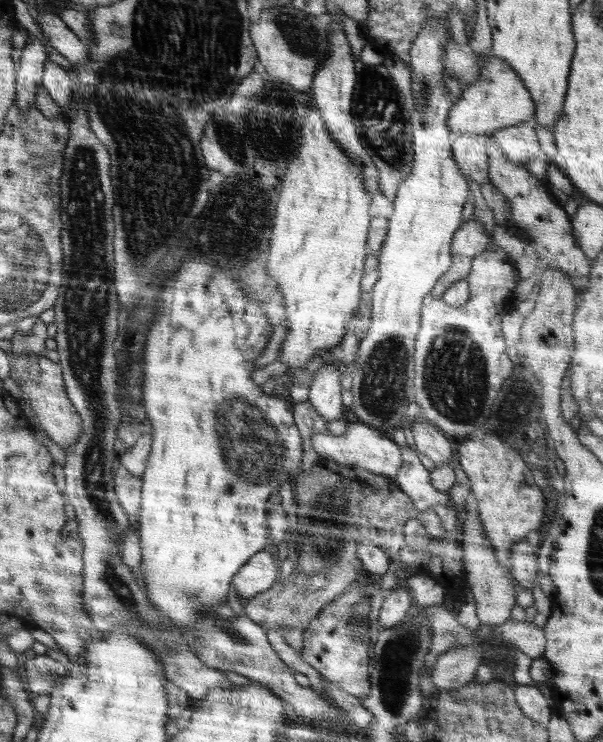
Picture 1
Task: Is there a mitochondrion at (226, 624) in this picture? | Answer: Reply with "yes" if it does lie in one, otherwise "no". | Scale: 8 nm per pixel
yes

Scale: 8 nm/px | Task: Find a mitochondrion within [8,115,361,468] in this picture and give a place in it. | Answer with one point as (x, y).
(230, 137)

